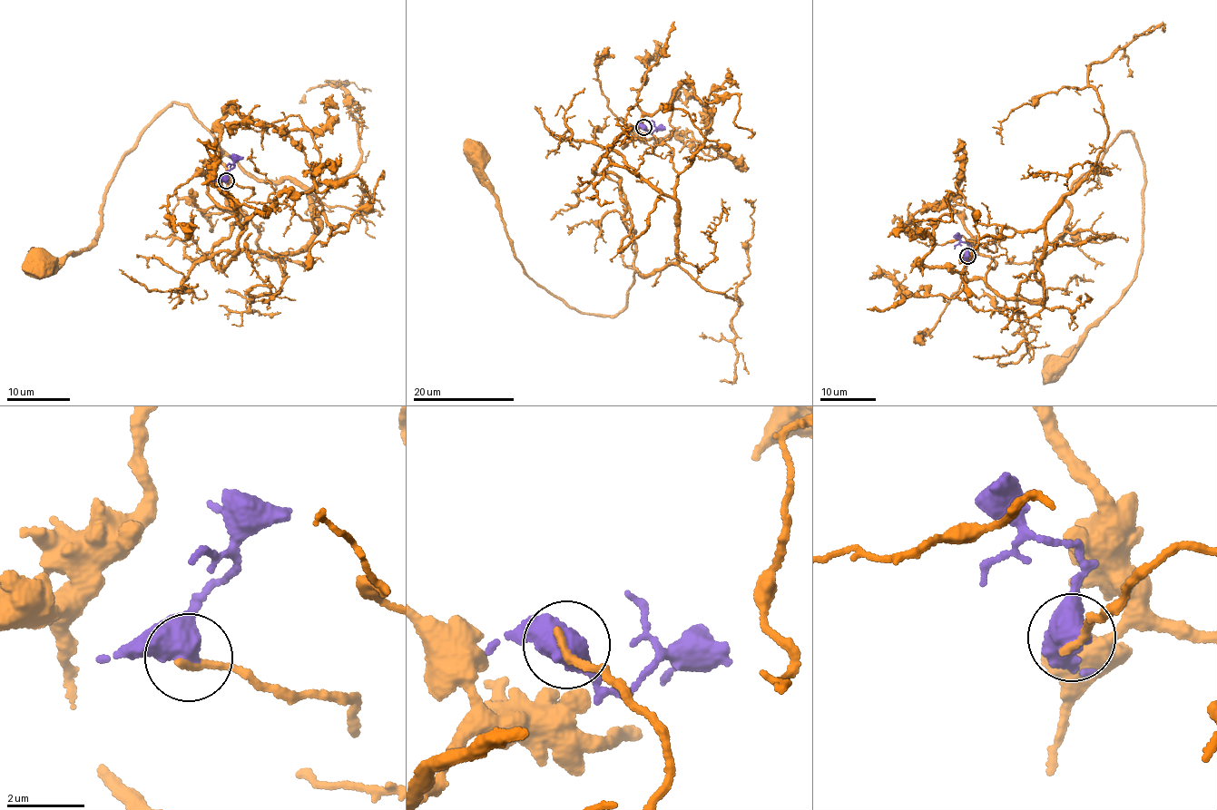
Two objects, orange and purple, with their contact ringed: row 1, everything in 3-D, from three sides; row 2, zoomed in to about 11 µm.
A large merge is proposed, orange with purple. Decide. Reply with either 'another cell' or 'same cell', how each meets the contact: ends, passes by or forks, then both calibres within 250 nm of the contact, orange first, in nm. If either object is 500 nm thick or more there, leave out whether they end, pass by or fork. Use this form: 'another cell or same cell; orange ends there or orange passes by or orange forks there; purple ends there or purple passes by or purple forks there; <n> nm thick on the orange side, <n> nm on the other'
another cell; 240 nm thick on the orange side, 750 nm on the other

